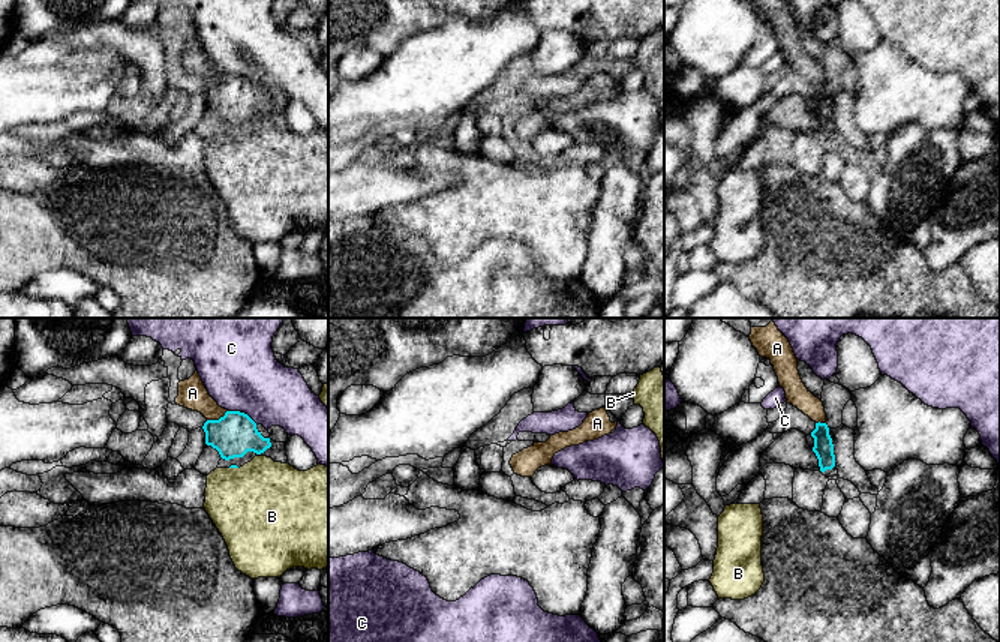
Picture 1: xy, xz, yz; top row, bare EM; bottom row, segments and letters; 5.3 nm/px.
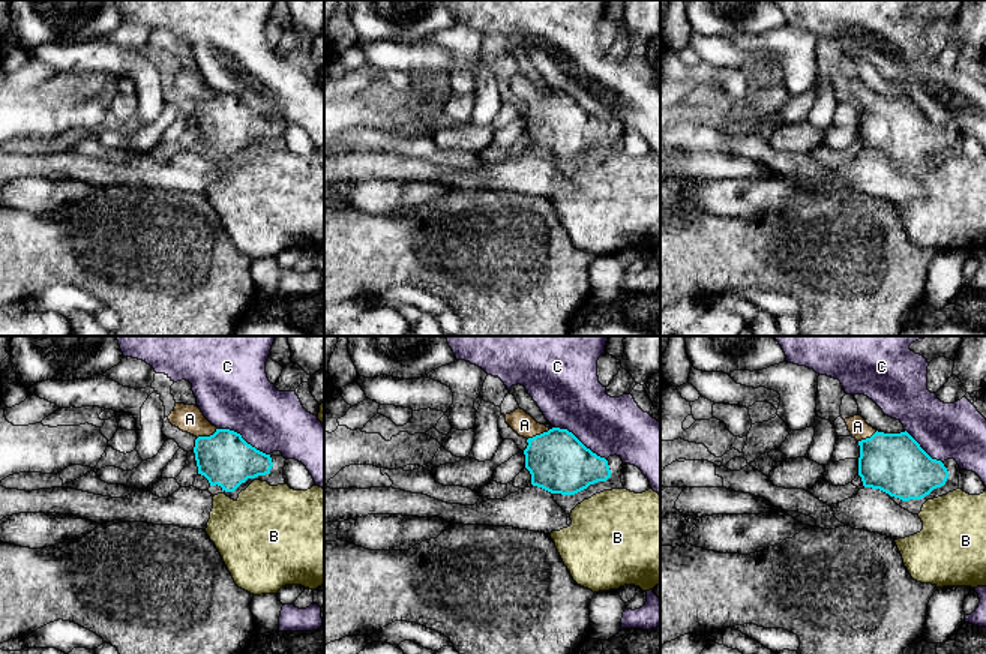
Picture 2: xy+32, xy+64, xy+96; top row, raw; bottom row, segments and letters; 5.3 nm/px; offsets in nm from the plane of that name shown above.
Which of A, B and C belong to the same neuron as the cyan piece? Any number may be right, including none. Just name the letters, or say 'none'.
A

